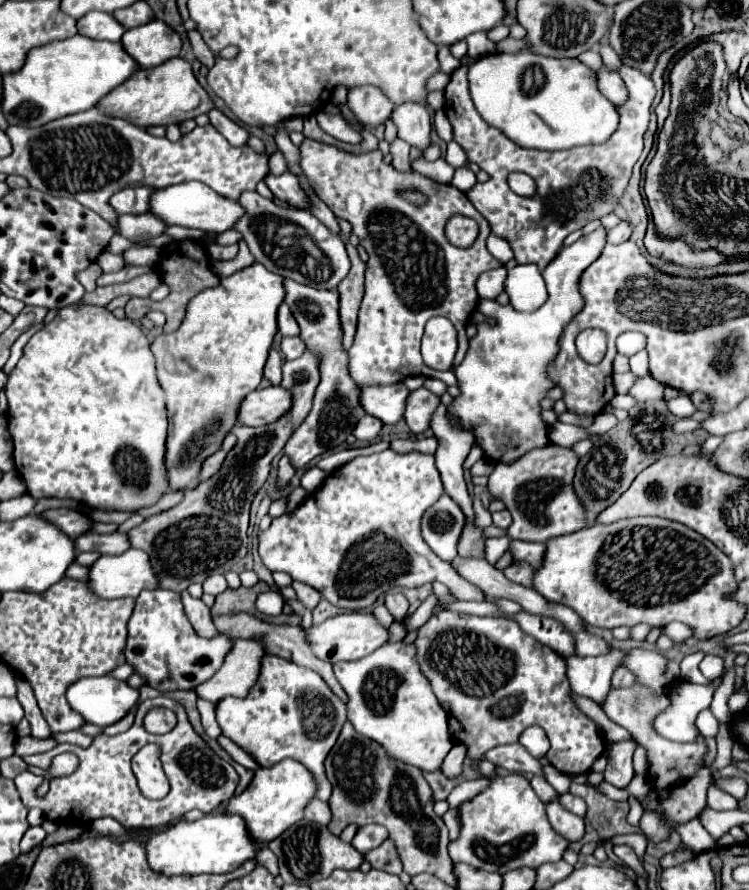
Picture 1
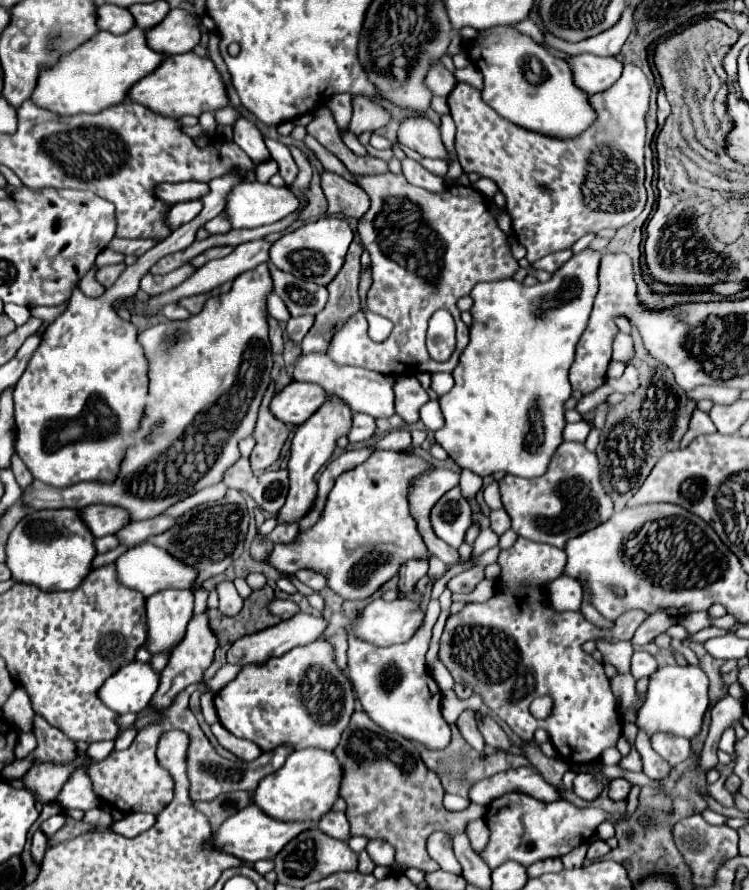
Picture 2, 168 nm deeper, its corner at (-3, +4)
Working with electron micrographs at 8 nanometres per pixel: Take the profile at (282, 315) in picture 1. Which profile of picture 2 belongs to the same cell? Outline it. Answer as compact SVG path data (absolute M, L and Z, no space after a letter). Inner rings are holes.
M271 292L271 296L267 298L267 312L275 320L289 320L291 318L289 312L287 312L287 308L285 308L285 304L283 304L283 300L275 292Z

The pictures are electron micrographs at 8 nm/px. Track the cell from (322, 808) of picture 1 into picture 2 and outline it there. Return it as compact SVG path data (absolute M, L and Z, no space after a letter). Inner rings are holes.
M327 812L321 820L319 820L319 830L325 832L331 838L343 840L347 842L351 838L351 828L349 828L349 820L343 812Z

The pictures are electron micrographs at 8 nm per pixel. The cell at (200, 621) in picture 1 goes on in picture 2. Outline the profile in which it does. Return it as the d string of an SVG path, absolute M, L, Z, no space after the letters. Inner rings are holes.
M205 614L195 616L195 618L189 622L189 626L187 626L185 638L183 638L181 644L173 650L169 664L167 664L165 670L161 672L161 686L159 686L159 690L155 692L155 696L153 696L153 700L149 702L149 706L151 706L155 712L165 710L165 708L169 708L169 706L173 704L175 696L177 696L181 690L185 690L185 688L191 686L191 684L201 684L201 682L203 682L203 672L211 666L211 662L213 662L213 652L215 652L217 646L219 646L219 644L217 644L217 638L215 638L215 634L213 634L211 628L209 628L207 616L205 616Z

